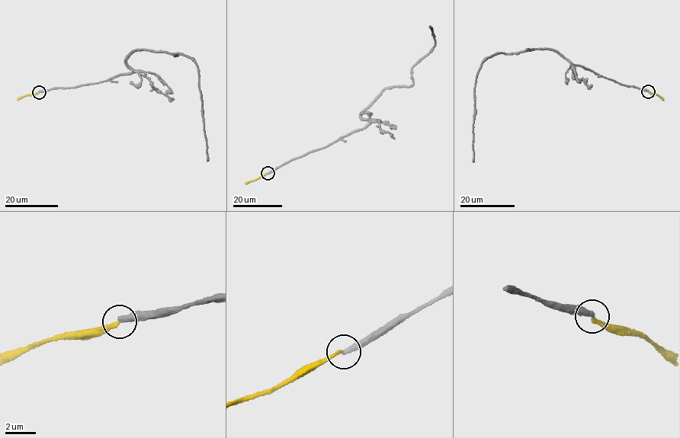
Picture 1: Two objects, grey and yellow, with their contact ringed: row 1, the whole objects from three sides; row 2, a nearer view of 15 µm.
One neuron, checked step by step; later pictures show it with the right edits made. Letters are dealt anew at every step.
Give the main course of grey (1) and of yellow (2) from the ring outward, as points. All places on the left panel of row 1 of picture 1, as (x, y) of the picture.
1: (39, 92), (132, 74), (138, 71), (126, 60), (142, 49), (181, 53), (199, 71), (208, 161)
2: (39, 92), (22, 96), (17, 100)

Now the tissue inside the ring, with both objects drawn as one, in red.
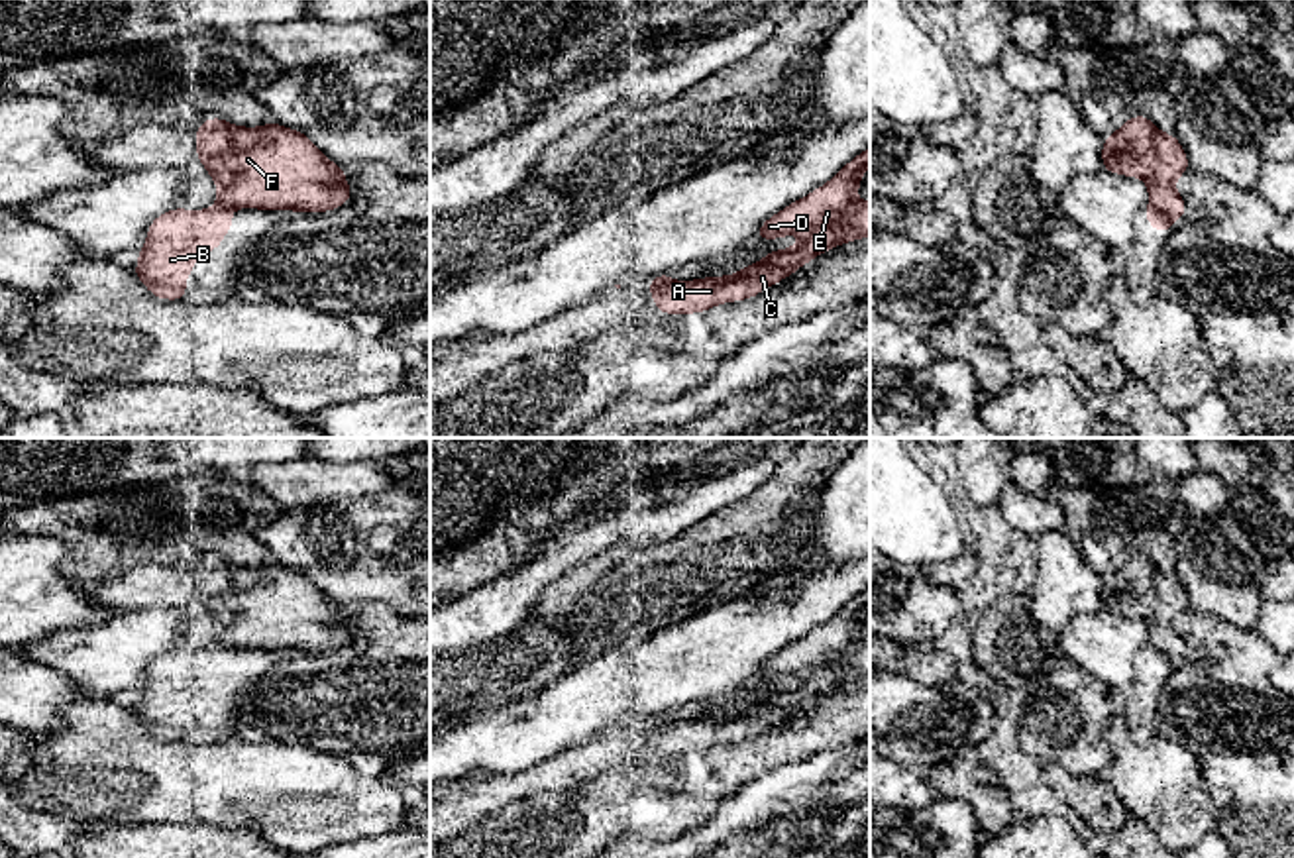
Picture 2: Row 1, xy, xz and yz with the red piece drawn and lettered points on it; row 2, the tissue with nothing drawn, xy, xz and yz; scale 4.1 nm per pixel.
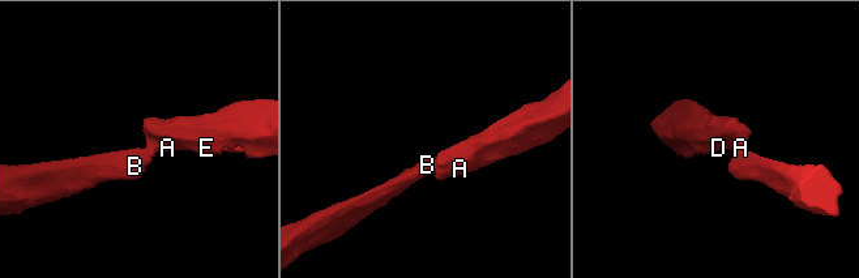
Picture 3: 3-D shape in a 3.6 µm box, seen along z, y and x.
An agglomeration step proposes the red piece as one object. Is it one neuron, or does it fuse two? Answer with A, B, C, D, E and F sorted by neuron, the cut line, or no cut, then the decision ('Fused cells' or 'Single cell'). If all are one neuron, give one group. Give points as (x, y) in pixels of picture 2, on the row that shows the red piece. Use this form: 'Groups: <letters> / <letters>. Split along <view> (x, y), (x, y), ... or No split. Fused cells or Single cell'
Groups: A C D E F / B. Split along xz (670, 279), (650, 291). Fused cells

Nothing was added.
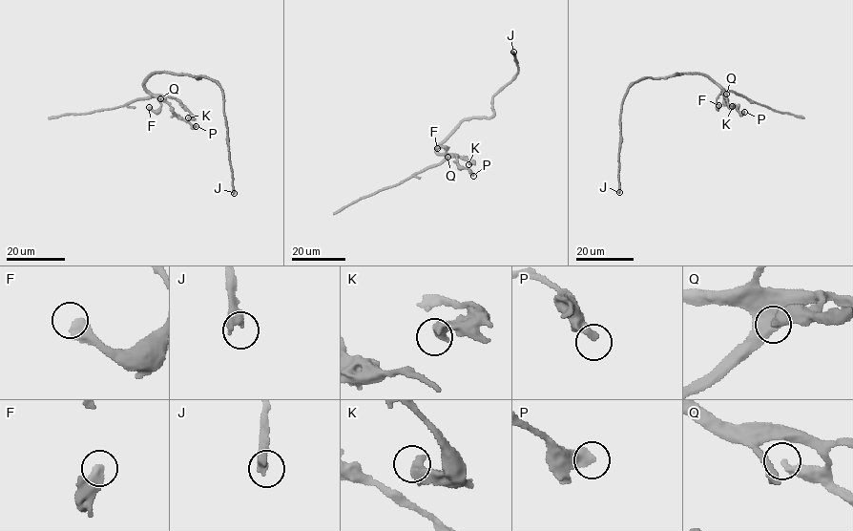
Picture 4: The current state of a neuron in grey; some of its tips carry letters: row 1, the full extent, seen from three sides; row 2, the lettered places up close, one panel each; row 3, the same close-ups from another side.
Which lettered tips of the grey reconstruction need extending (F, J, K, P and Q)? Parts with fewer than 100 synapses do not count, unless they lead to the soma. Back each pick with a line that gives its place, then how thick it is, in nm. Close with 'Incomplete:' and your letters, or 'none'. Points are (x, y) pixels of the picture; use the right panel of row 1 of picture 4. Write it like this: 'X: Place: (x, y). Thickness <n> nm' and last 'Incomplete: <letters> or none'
Incomplete: none

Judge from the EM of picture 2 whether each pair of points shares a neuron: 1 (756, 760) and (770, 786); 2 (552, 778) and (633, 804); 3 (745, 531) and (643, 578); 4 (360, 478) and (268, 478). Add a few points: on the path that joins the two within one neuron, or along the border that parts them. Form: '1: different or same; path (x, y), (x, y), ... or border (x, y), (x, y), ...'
1: different; border (808, 756), (784, 762), (749, 782)
2: different; border (609, 770), (592, 778), (582, 788), (537, 794)
3: same; path (719, 556), (682, 578), (668, 578)
4: same; path (336, 478), (291, 478)

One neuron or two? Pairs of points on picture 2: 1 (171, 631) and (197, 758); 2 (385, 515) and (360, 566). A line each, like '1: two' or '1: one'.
1: two
2: one

